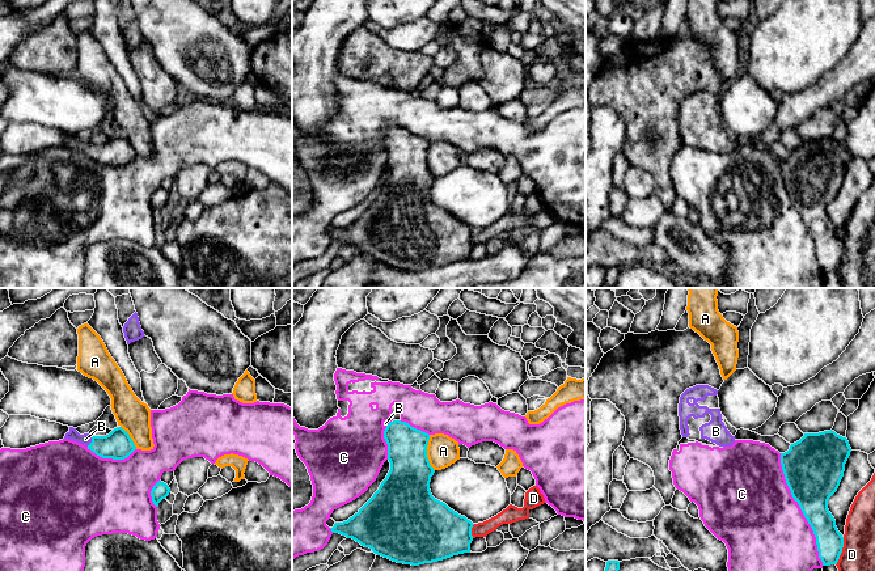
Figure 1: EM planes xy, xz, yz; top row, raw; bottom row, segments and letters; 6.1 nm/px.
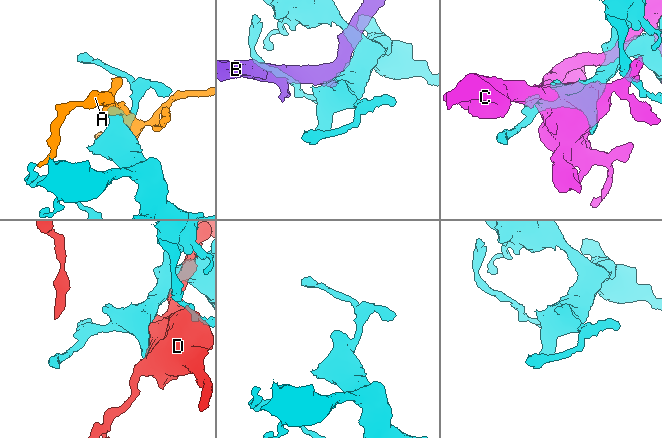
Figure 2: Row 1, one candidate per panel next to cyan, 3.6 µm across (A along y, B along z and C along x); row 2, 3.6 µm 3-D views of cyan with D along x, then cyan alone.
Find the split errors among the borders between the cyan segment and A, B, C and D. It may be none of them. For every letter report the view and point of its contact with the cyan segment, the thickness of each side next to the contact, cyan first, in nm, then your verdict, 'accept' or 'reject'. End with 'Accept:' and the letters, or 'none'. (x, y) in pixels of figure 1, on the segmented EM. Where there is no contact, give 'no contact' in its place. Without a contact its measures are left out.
A: contact xz (426, 453); calibres 280 and 190 nm; reject
B: contact xy (92, 442); calibres 180 and 70 nm; accept
C: contact yz (800, 508); calibres 360 and 500 nm; reject
D: contact yz (841, 552); calibres 170 and 200 nm; reject
Accept: B

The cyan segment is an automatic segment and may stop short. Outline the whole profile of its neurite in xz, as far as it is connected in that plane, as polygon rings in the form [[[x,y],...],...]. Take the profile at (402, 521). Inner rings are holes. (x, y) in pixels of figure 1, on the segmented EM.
[[[393,420],[386,426],[384,439],[388,444],[388,460],[390,462],[390,470],[386,478],[358,513],[347,521],[335,523],[330,528],[331,532],[355,540],[362,546],[369,547],[377,555],[411,566],[432,563],[453,555],[470,553],[470,543],[473,541],[472,528],[474,524],[465,516],[451,509],[445,503],[435,499],[431,494],[430,482],[435,470],[427,457],[430,435],[411,427],[406,422]]]

